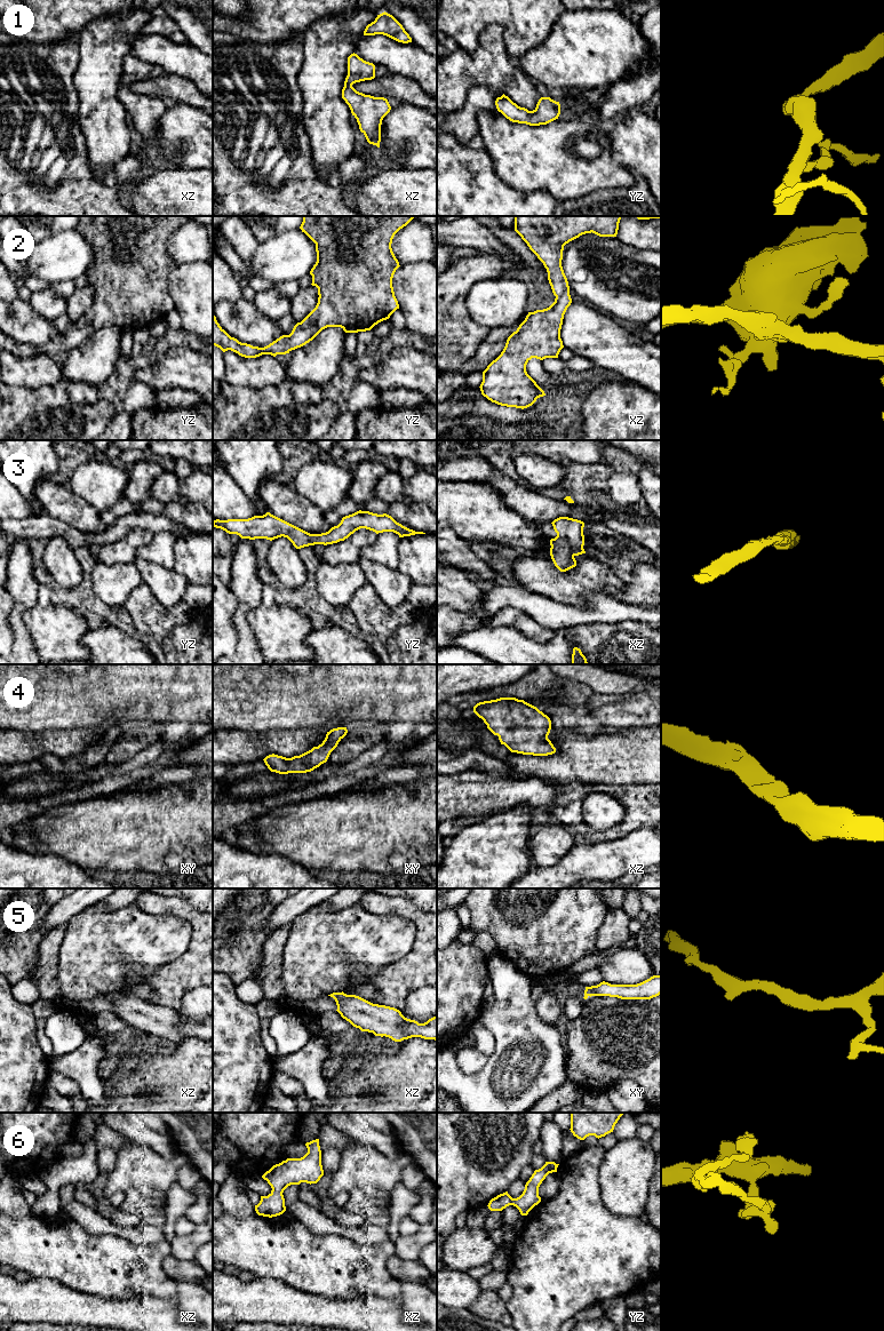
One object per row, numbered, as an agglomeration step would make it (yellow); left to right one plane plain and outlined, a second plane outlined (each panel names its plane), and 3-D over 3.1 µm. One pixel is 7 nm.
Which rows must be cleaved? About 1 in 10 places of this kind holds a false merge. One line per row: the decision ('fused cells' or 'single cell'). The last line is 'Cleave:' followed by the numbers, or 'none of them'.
1: single cell
2: single cell
3: single cell
4: single cell
5: single cell
6: single cell
Cleave: none of them

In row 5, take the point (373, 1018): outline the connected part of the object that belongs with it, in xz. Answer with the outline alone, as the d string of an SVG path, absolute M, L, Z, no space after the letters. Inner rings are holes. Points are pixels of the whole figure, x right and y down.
M333 993L337 1012L343 1019L361 1031L373 1033L375 1036L385 1036L395 1042L412 1037L437 1039L437 1015L424 1023L405 1018L395 1007L373 1004L359 996Z

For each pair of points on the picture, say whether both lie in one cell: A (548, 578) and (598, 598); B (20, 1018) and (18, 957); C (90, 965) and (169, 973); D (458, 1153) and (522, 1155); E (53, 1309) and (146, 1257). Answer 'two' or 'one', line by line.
A: two
B: two
C: two
D: one
E: two

